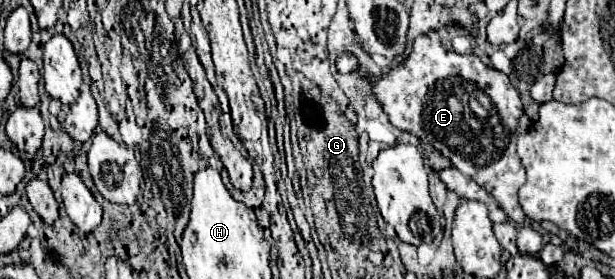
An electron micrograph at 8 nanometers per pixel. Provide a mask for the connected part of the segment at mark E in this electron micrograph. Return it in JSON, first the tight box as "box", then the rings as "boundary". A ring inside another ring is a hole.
{"box":[372,31,526,223],"boundary":[[[432,31],[428,35],[418,35],[412,43],[410,55],[390,67],[390,71],[382,73],[380,79],[372,81],[372,95],[380,101],[394,127],[408,131],[422,141],[428,141],[434,149],[448,157],[456,169],[484,187],[510,219],[516,223],[524,221],[524,211],[518,203],[518,189],[522,181],[526,181],[526,173],[516,153],[516,129],[522,115],[522,101],[508,75],[484,65],[472,53],[460,55],[456,51],[444,49],[438,35]]]}

